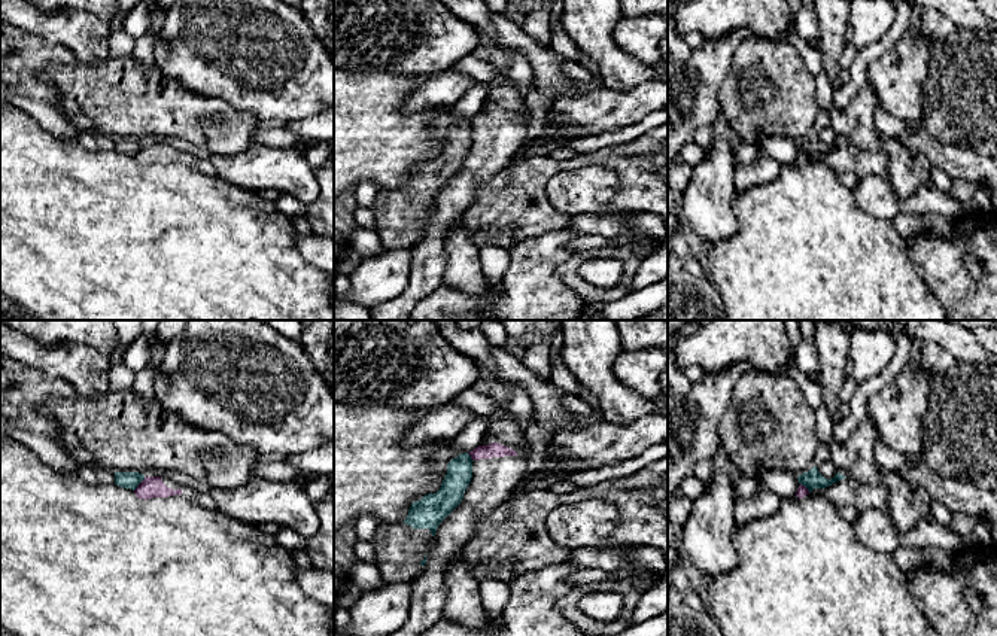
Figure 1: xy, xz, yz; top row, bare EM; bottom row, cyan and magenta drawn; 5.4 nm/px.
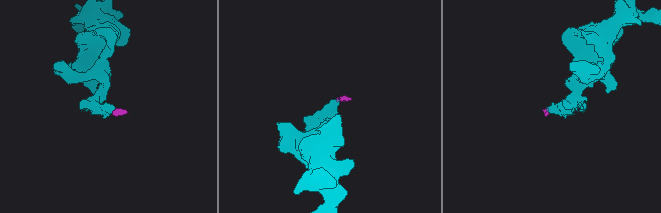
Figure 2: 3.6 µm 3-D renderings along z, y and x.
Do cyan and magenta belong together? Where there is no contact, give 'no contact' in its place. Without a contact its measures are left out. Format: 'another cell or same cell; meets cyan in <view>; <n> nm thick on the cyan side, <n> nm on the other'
another cell; meets cyan in xy; 100 nm thick on the cyan side, 110 nm on the other

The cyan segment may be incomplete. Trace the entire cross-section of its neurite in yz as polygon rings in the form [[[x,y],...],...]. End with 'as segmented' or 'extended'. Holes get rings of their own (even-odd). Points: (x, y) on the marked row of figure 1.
[[[814,466],[811,471],[803,472],[802,475],[797,477],[799,484],[805,486],[809,490],[809,493],[814,489],[826,489],[832,486],[833,483],[841,481],[844,478],[846,477],[838,472],[832,480],[827,480],[818,472],[817,466]]]; as segmented

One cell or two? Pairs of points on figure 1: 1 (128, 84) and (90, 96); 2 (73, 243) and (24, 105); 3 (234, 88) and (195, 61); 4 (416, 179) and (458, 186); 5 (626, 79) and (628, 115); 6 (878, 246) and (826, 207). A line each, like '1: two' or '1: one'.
1: one
2: two
3: one
4: two
5: two
6: one

